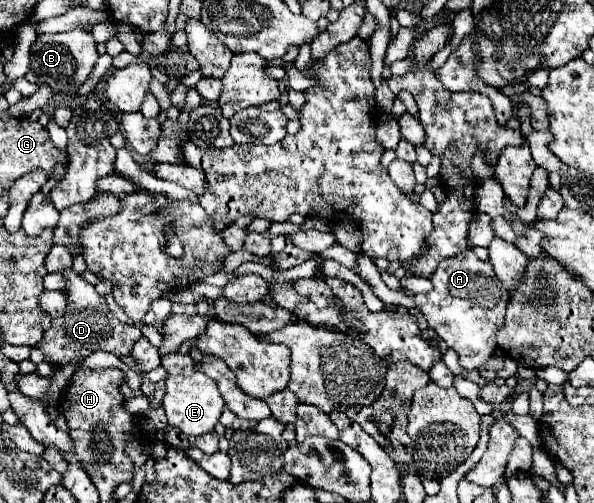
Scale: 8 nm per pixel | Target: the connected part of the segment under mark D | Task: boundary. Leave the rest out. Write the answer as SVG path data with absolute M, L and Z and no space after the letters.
M67 269L63 271L63 275L67 279L65 291L67 291L69 305L65 315L51 321L51 327L45 331L43 339L39 341L39 349L45 353L45 361L51 365L67 365L75 357L85 359L91 351L97 351L97 349L111 351L115 355L129 355L131 345L135 345L135 341L143 337L139 327L121 323L117 317L113 317L105 303L105 297L97 295L95 287L85 279L81 279L77 271Z

